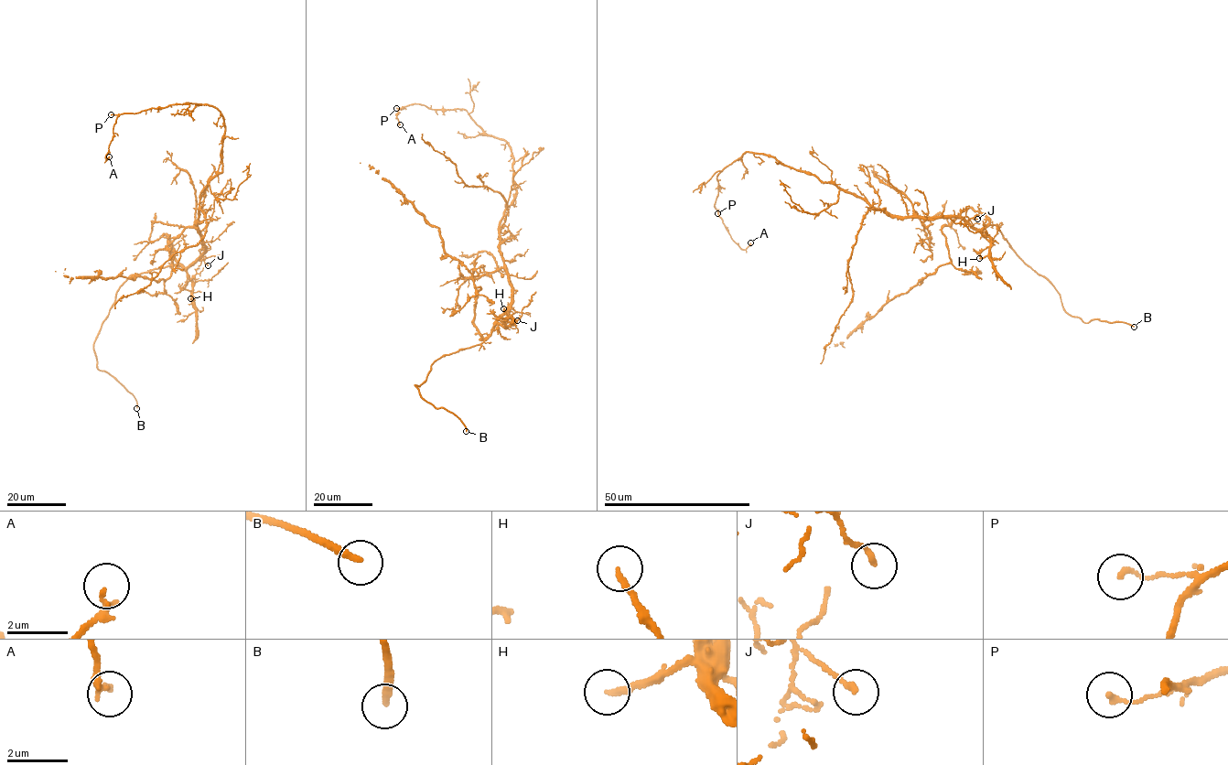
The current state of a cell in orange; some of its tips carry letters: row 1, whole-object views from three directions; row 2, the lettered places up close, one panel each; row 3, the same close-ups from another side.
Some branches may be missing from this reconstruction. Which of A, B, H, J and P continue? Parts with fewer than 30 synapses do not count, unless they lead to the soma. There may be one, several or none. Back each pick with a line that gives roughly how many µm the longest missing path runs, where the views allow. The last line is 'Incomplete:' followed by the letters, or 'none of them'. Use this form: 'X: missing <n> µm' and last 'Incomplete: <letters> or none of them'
B: missing 25 µm
H: missing 30 µm
Incomplete: B, H

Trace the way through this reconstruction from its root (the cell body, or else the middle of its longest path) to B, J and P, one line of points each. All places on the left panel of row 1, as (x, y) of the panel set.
B: (202, 238), (202, 256), (187, 268), (172, 263), (130, 275), (98, 331), (96, 366), (132, 393), (136, 408)
J: (202, 238), (203, 255), (206, 257), (202, 260), (208, 265)
P: (202, 238), (198, 225), (200, 195), (208, 181), (222, 170), (221, 114), (213, 106), (188, 102), (111, 114)

